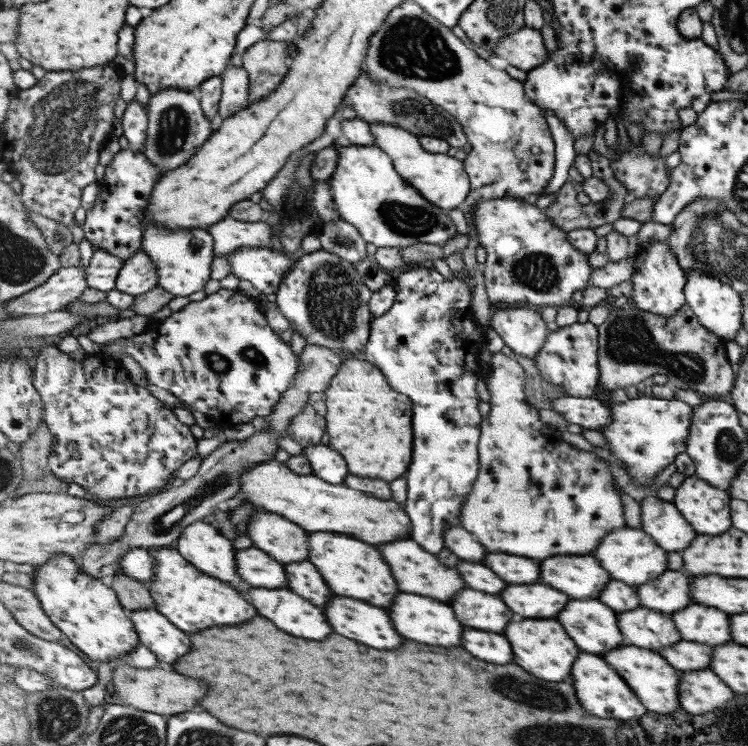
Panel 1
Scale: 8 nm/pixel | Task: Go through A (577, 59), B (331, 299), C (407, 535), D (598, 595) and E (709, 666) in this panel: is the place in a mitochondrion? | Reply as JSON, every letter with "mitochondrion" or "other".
{"A":"other","B":"mitochondrion","C":"other","D":"other","E":"other"}

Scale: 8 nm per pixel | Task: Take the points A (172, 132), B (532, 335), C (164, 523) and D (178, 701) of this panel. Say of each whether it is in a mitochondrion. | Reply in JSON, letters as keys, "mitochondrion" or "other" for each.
{"A":"mitochondrion","B":"other","C":"mitochondrion","D":"other"}

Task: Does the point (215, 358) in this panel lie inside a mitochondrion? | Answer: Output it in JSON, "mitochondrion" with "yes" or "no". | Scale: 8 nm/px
{"mitochondrion":"yes"}

